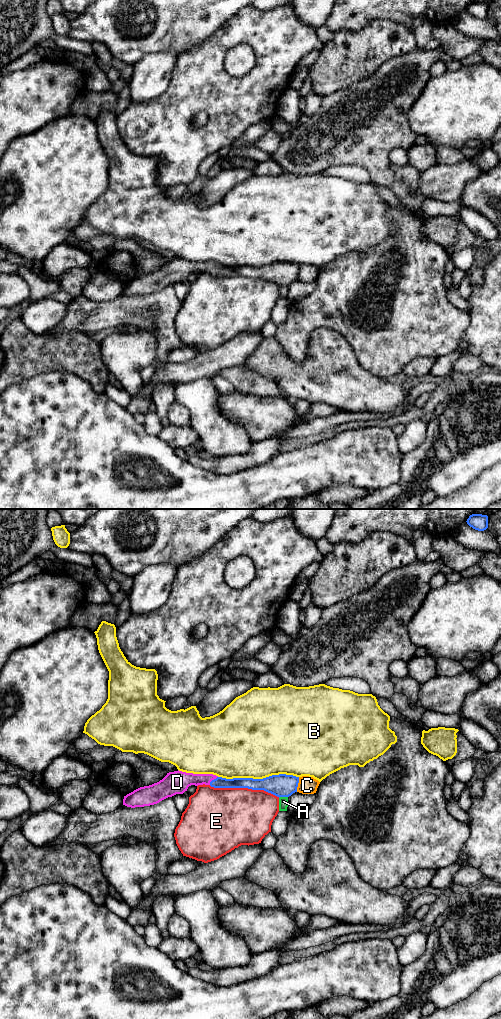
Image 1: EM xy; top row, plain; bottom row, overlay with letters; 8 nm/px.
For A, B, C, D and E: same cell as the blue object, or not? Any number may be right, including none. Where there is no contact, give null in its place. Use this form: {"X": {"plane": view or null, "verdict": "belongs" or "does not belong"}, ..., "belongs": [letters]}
{"A": {"plane": "xy", "verdict": "does not belong"}, "B": {"plane": "xy", "verdict": "does not belong"}, "C": {"plane": "xy", "verdict": "does not belong"}, "D": {"plane": "xy", "verdict": "belongs"}, "E": {"plane": "xy", "verdict": "does not belong"}, "belongs": ["D"]}

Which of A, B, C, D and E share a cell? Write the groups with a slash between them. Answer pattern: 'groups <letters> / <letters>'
groups A C / B / D / E

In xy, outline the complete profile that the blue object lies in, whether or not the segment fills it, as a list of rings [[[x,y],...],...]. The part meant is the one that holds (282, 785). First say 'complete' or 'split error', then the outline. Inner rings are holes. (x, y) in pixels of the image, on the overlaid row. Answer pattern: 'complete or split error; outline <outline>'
split error; outline [[[182,771],[169,772],[157,783],[140,787],[124,796],[123,805],[131,808],[150,806],[183,794],[191,785],[210,785],[214,788],[248,788],[264,790],[277,797],[289,797],[297,792],[299,777],[279,774],[263,779],[233,778],[226,779],[213,774],[193,774]]]

